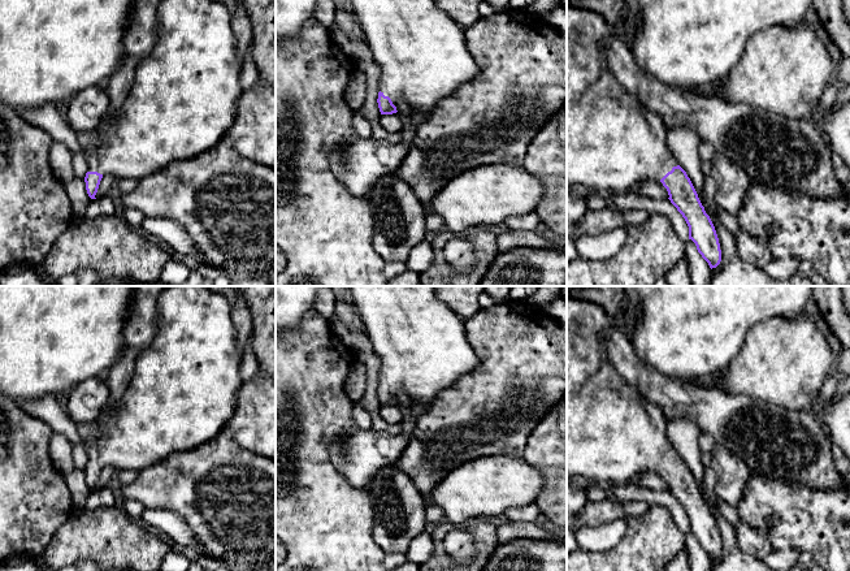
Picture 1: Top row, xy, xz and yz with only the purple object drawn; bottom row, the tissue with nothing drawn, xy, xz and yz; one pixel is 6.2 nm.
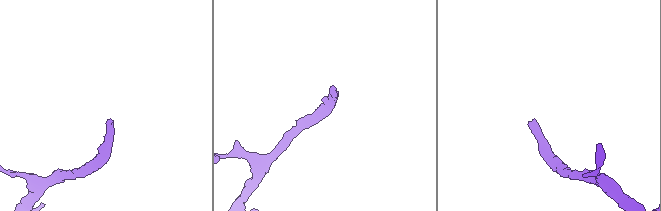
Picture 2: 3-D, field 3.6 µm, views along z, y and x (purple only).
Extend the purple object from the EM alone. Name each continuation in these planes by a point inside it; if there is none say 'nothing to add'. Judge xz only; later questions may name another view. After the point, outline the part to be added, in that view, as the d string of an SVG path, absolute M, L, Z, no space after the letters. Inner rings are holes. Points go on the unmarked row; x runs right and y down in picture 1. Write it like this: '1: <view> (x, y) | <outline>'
1: xz (421, 342) | M350 286L350 289L352 304L364 323L370 349L381 359L378 384L389 388L394 397L402 392L413 403L429 406L443 389L480 365L480 358L465 336L464 319L438 298L434 286Z

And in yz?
1: yz (614, 435) | M567 298L567 479L581 477L585 480L594 480L603 486L634 484L647 472L660 472L673 458L678 457L669 442L667 432L669 420L662 407L649 402L636 388L629 385L610 363L606 362L606 333L612 326L624 326L621 315L608 315L603 307L593 302Z

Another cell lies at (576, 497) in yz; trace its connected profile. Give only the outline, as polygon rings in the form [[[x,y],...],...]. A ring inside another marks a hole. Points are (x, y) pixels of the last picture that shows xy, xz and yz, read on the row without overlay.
[[[567,485],[567,519],[581,514],[587,503],[586,489],[577,485]]]

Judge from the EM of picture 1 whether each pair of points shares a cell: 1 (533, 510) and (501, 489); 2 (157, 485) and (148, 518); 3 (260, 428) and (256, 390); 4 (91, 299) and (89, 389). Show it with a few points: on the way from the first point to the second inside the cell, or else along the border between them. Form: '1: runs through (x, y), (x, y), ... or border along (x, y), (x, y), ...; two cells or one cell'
1: border along (534, 502), (527, 506), (510, 507), (503, 513); two cells
2: border along (146, 507), (165, 507), (181, 517); two cells
3: runs through (260, 419), (260, 399); one cell
4: border along (103, 375), (79, 381), (63, 396); two cells

